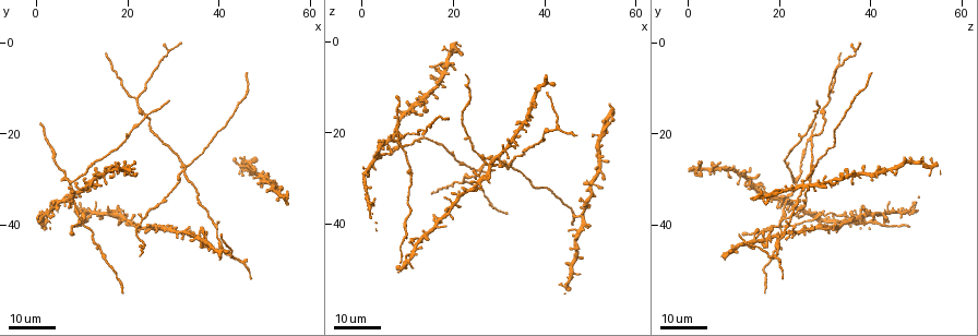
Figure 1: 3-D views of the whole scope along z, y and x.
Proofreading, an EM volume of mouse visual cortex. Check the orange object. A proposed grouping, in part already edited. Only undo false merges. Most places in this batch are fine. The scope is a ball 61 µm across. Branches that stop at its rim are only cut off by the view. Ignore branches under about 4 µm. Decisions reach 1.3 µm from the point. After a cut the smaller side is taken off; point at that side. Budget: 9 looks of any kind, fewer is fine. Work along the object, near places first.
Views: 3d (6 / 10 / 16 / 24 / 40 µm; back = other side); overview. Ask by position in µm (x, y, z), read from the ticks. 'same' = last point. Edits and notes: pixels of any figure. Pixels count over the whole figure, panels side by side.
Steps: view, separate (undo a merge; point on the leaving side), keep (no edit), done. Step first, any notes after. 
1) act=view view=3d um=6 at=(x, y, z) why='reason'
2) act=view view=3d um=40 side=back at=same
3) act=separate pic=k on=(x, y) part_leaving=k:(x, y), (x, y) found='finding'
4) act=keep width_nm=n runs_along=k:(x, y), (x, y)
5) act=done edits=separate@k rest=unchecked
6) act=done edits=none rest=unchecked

act=view view=3d um=16 at=(43.0, 47.5, 18.5) why='side arm on a straight run'

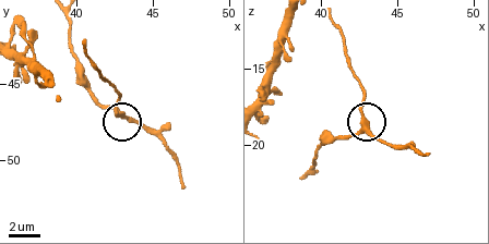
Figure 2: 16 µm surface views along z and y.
act=view view=3d um=6 at=(43.0, 47.0, 18.8)

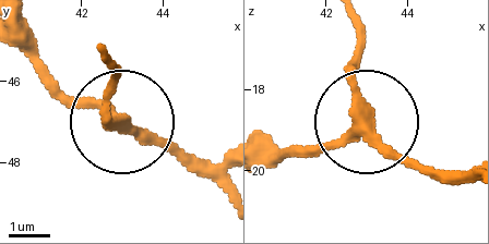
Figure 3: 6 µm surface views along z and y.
act=keep side_arm_um=7 found='one neuron here'

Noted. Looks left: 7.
act=view view=3d um=16 at=(9.5, 40.0, 43.0) why='three arms meet'

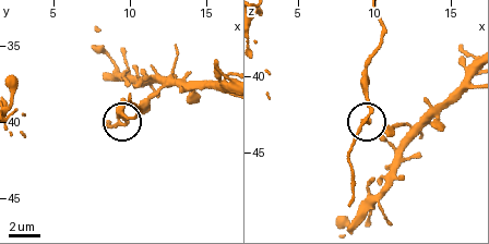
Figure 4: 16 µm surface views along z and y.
act=view view=3d um=6 at=(9.2, 40.0, 43.0) why='closer look'

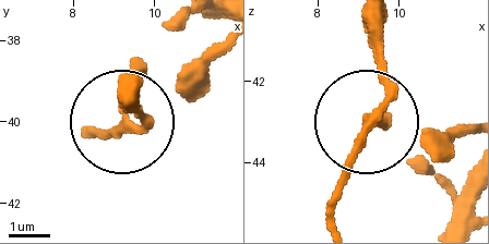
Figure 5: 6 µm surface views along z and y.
act=keep found='continuous, no second neuron'

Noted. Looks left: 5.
act=view view=3d um=16 at=(32.5, 27.5, 27.5) why='four-way junction'

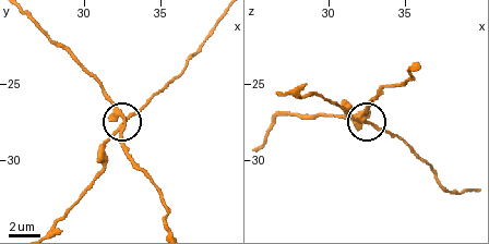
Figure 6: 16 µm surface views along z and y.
act=view view=3d um=6 at=same why='closer look'

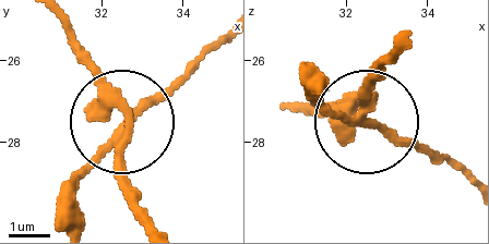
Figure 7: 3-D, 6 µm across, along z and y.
act=separate pic=7 on=(73, 177) part_leaving=7:(111, 142), (78, 190), (70, 221) found='a second neuron is stuck on'

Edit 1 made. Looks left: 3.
act=view view=overview

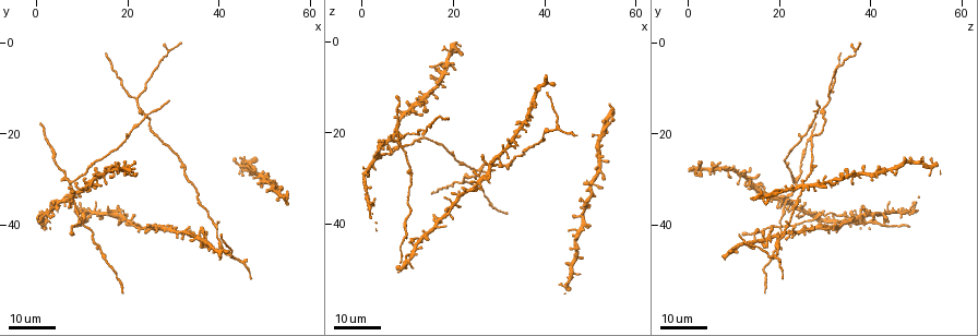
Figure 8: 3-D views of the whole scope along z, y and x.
act=view view=3d um=24 at=(24.0, 16.0, 30.0) why='looks like a crossing'

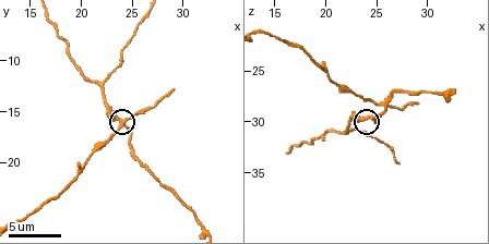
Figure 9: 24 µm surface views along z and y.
act=view view=3d um=10 at=same

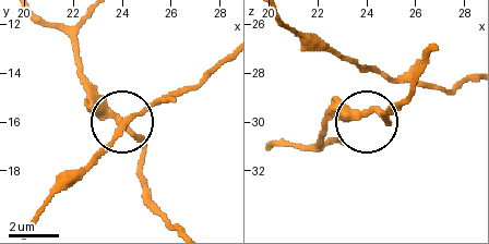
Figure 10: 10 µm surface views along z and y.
act=keep found='continuous, no second neuron'

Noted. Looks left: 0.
act=done edits=separate@7 rest=unchecked

